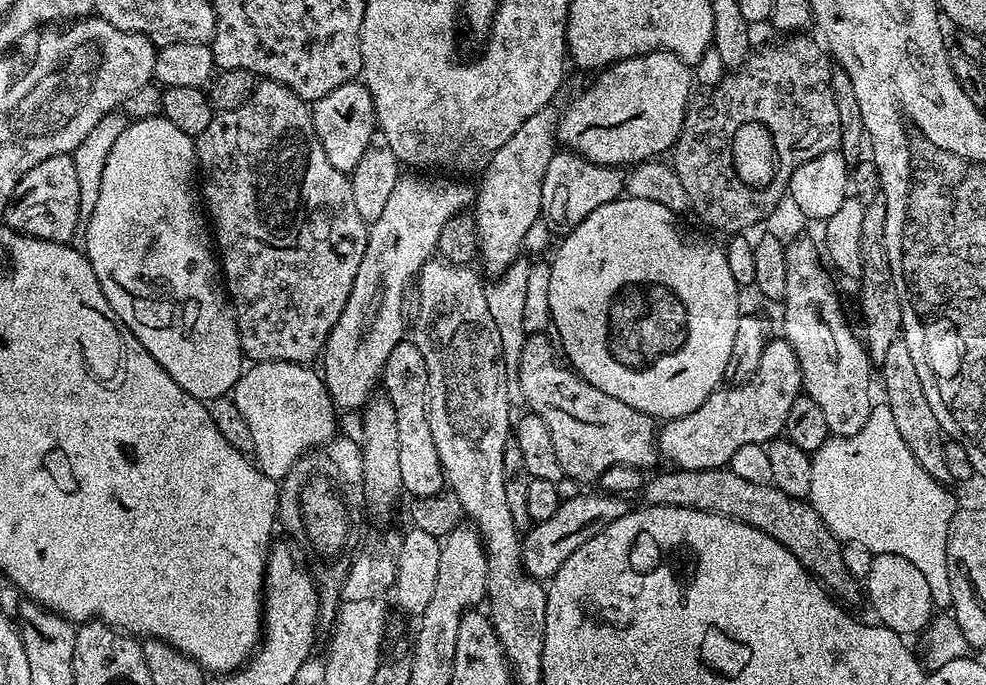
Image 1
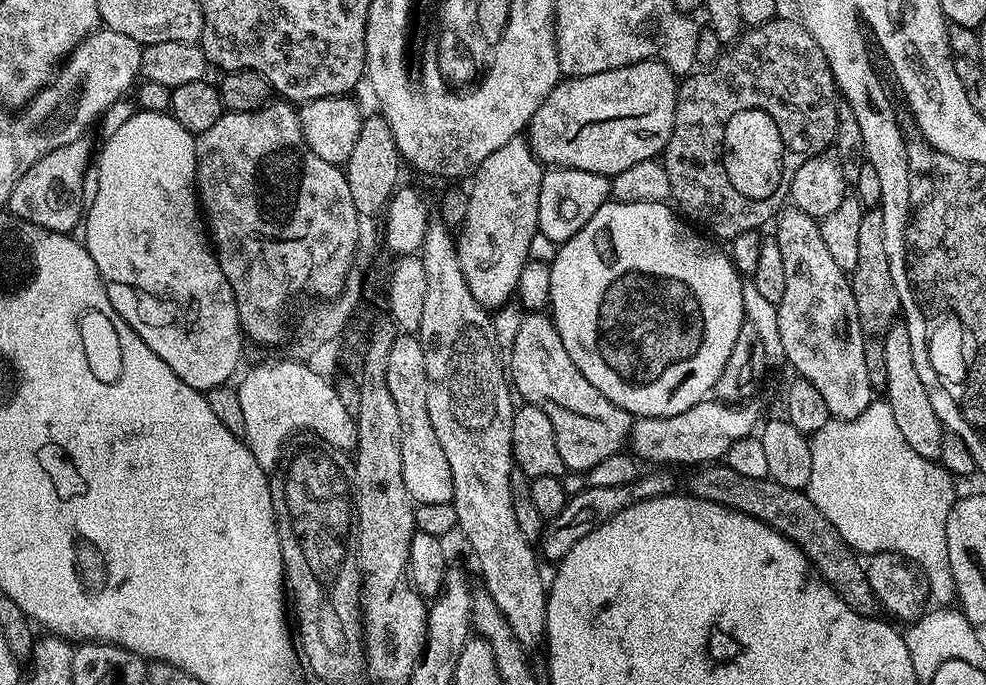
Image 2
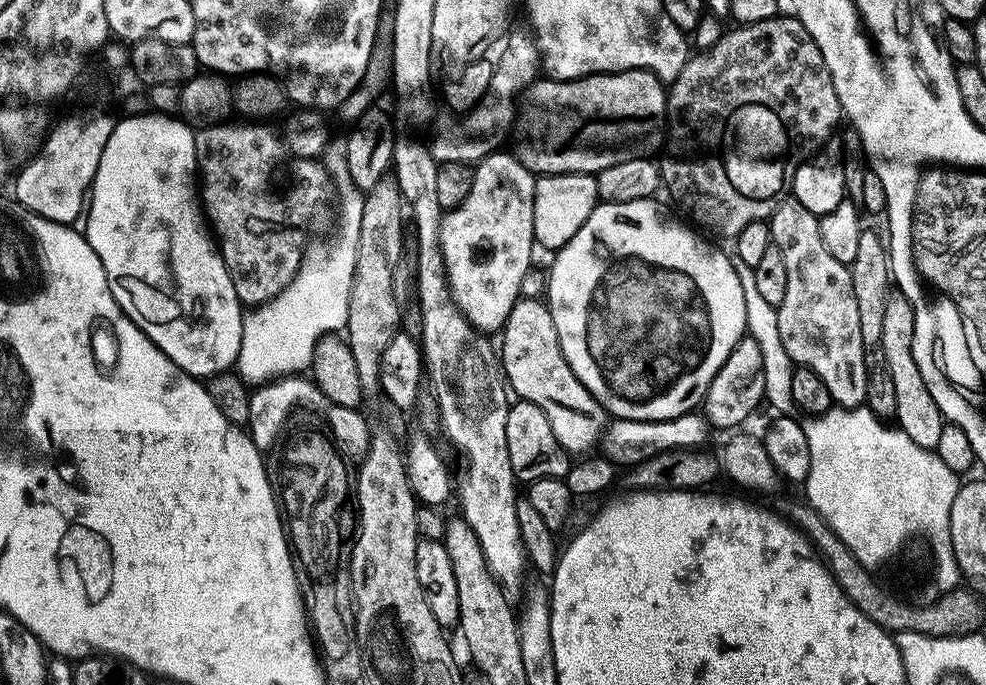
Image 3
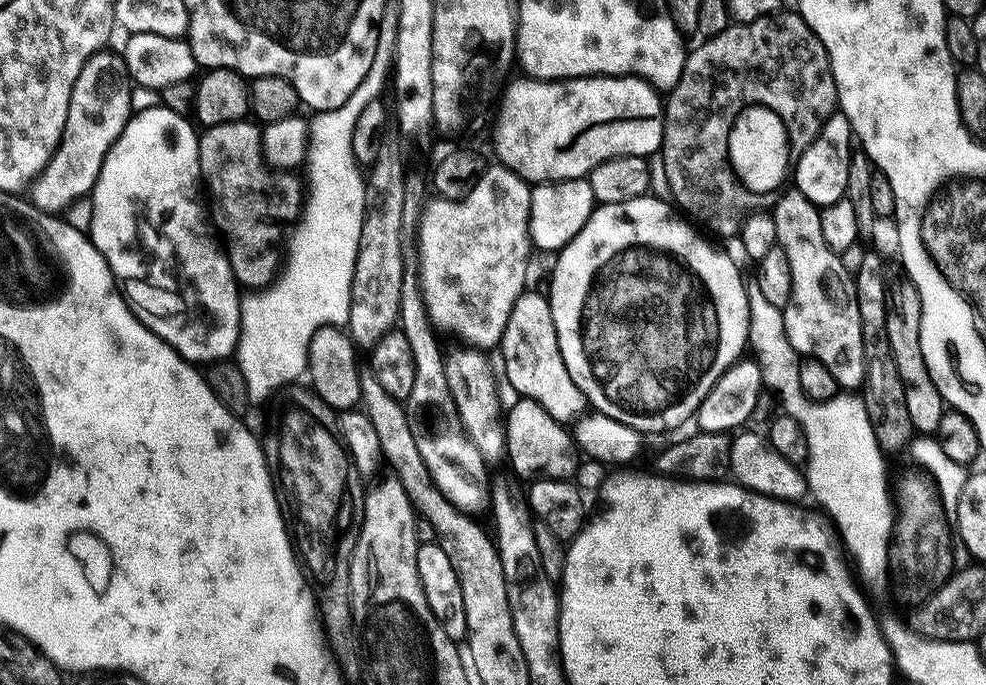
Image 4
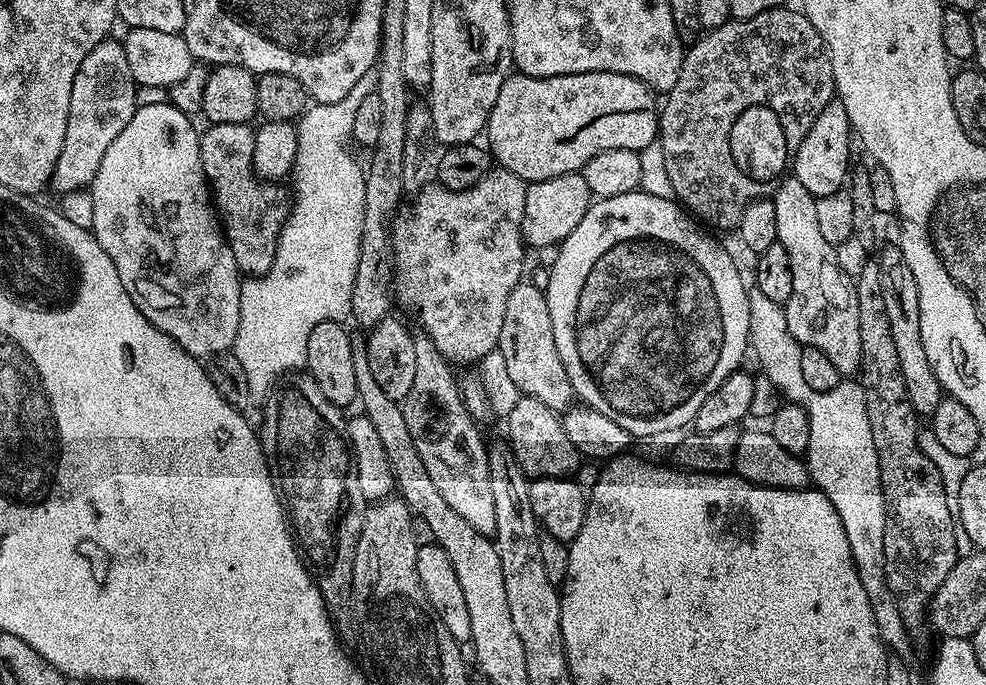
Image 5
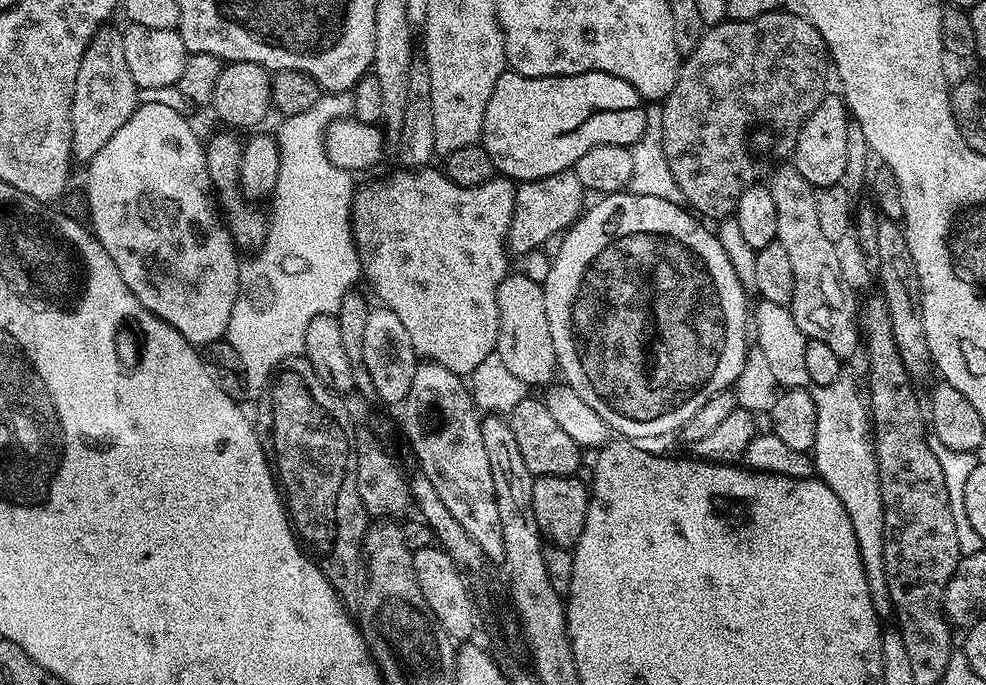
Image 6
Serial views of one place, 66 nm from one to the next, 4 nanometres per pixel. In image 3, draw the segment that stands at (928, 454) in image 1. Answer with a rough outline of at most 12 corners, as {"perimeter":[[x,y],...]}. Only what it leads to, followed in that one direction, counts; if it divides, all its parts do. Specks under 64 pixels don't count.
{"perimeter":[[896,294],[880,349],[899,431],[927,450],[945,426],[914,362],[914,310]]}

